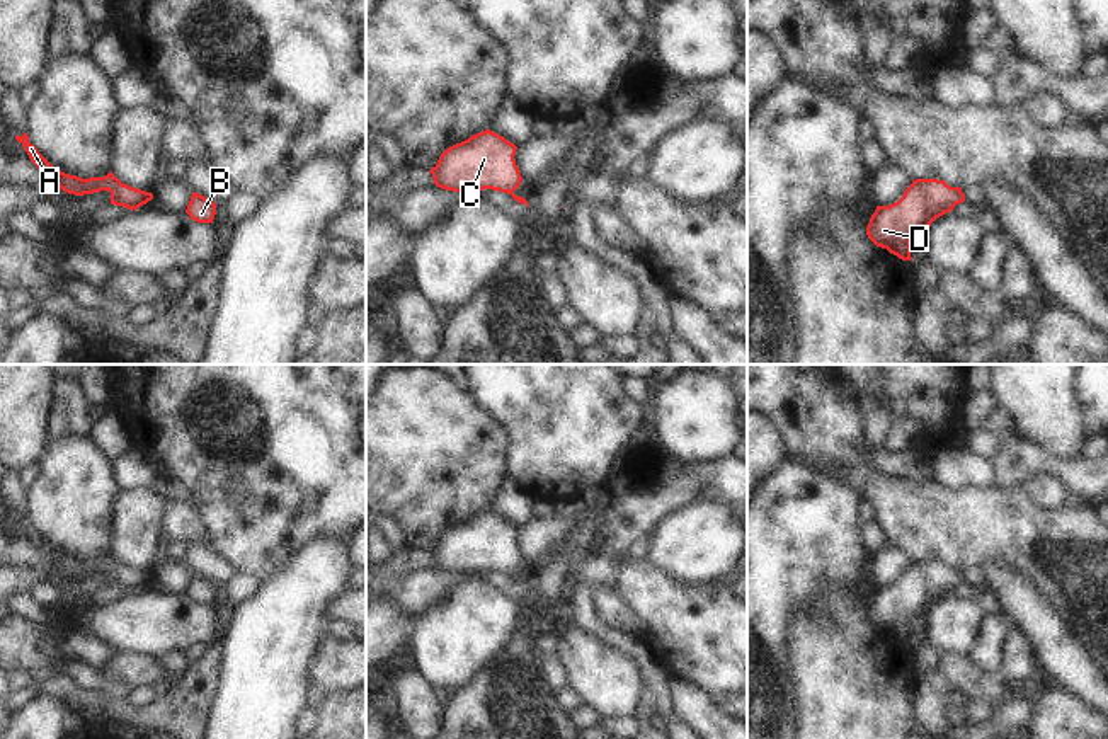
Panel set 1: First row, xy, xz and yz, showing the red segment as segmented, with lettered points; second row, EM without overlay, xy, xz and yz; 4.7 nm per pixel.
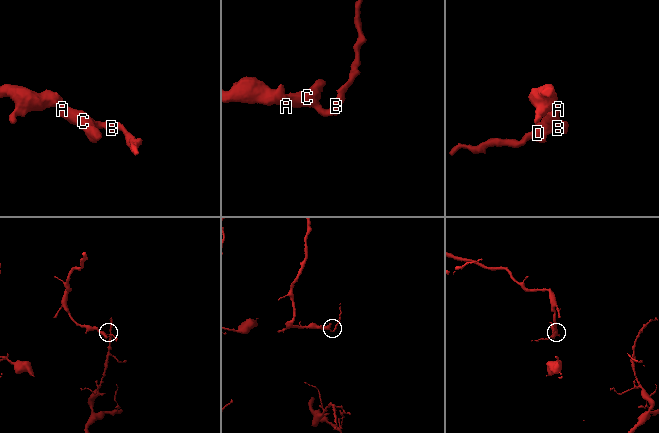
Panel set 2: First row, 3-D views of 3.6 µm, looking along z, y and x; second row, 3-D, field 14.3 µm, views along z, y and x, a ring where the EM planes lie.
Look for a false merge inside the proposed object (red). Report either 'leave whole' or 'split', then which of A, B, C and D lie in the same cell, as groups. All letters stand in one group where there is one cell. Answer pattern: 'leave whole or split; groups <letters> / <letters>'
leave whole; groups A B C D

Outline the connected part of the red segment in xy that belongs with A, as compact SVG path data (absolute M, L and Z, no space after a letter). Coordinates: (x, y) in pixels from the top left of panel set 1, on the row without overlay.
M24 514L22 518L15 516L15 521L24 528L31 543L39 552L43 552L60 570L63 570L68 576L83 577L83 576L109 572L111 586L123 587L131 593L138 591L140 587L153 581L151 574L123 565L112 553L109 553L104 559L90 559L90 560L82 560L77 557L65 555L60 550L53 548L37 533L37 530L29 524L27 514Z

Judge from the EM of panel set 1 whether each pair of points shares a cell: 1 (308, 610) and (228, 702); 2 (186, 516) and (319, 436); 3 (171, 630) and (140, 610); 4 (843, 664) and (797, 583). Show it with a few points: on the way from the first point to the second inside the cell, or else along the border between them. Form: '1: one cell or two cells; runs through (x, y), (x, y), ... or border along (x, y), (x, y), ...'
1: one cell; runs through (286, 632), (266, 653), (266, 664), (251, 680)
2: two cells; border along (194, 504), (210, 540)
3: one cell; runs through (164, 624), (152, 622), (147, 617)
4: two cells; border along (845, 581), (822, 579), (788, 637)

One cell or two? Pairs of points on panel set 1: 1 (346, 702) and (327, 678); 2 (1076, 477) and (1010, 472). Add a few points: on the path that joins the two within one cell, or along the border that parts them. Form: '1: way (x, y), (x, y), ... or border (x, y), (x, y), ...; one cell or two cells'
1: border (348, 688), (327, 693); two cells
2: way (1059, 467), (1027, 467); one cell

